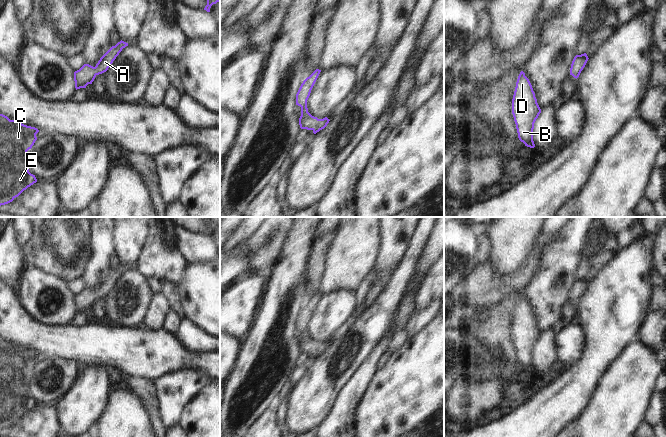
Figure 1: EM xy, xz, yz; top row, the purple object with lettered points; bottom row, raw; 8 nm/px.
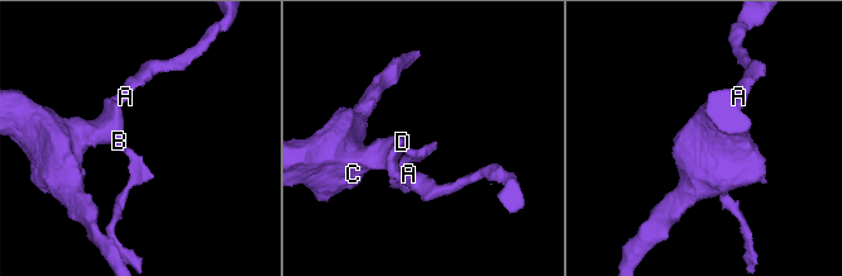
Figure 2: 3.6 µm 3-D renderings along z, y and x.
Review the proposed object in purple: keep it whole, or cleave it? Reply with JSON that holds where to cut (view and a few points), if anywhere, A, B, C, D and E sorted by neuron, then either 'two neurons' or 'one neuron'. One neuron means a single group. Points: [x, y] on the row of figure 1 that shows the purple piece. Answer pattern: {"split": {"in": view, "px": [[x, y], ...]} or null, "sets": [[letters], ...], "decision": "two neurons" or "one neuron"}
{"split": null, "sets": [["A", "B", "C", "D", "E"]], "decision": "one neuron"}

